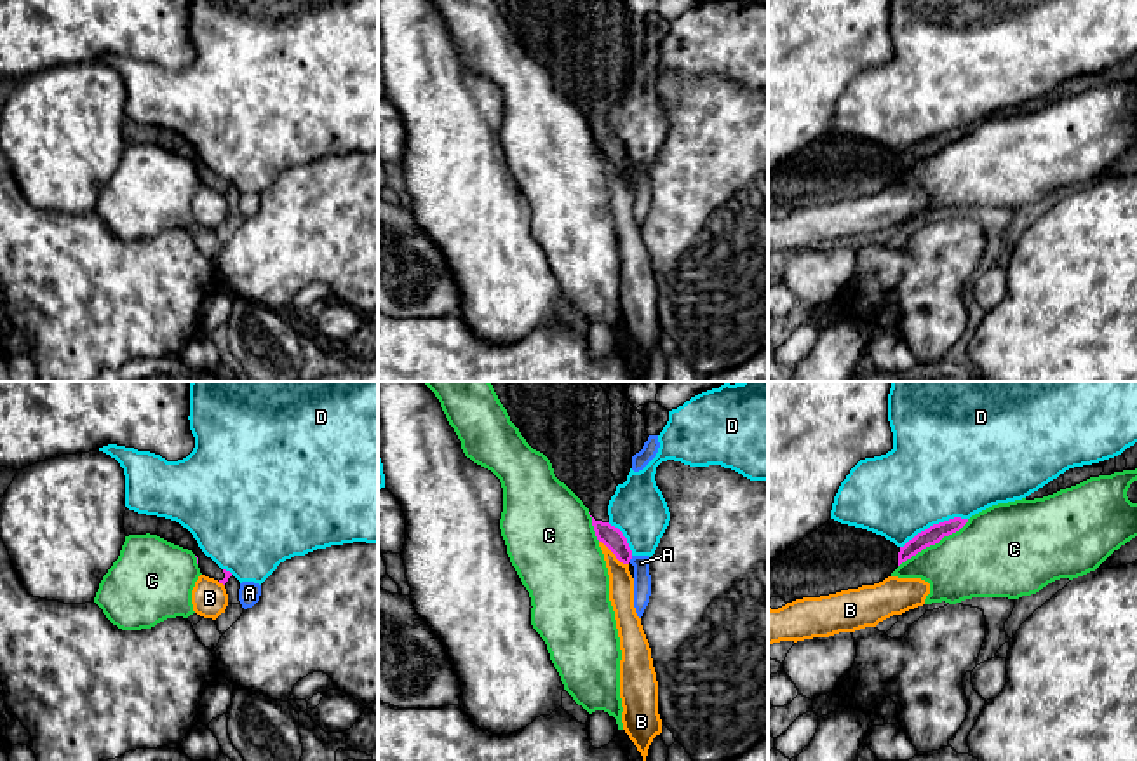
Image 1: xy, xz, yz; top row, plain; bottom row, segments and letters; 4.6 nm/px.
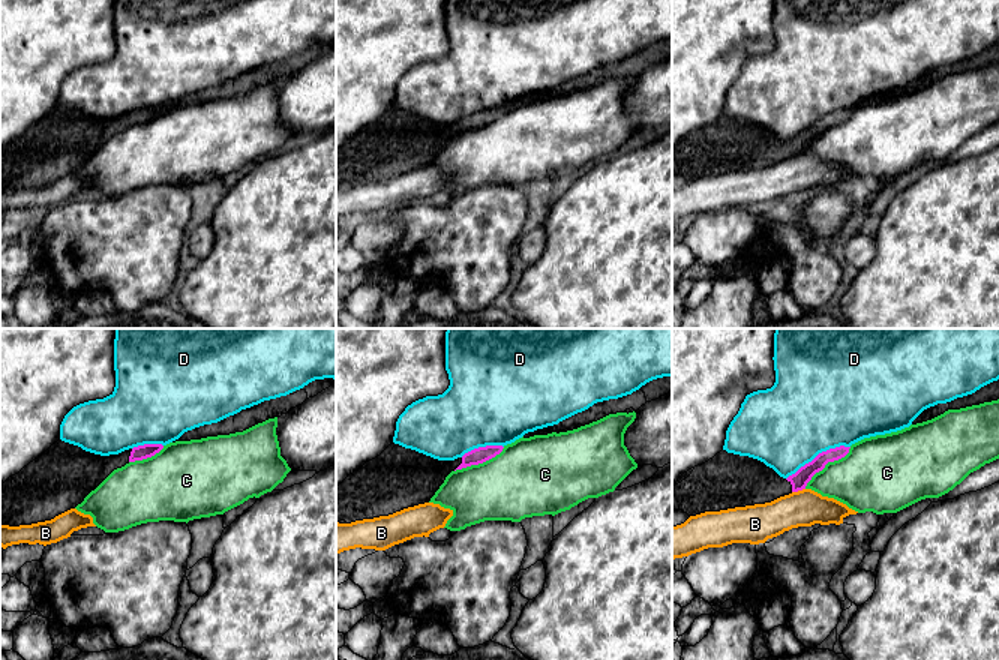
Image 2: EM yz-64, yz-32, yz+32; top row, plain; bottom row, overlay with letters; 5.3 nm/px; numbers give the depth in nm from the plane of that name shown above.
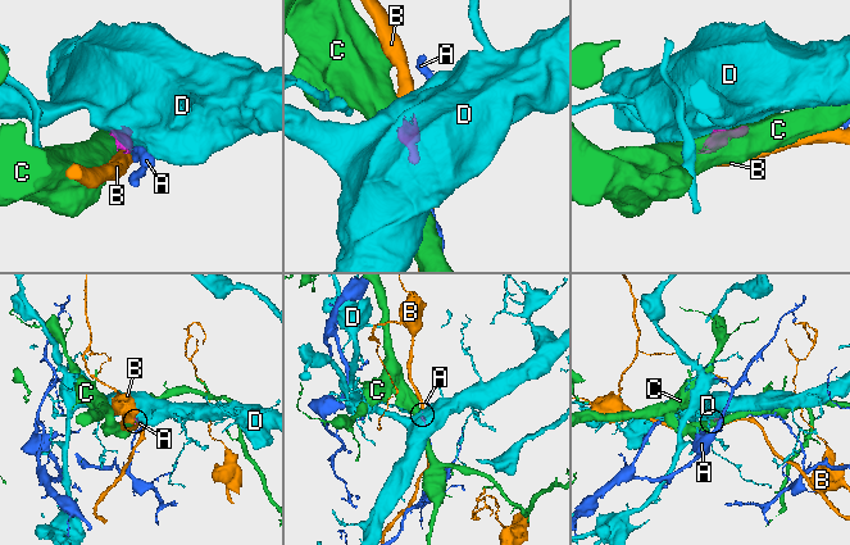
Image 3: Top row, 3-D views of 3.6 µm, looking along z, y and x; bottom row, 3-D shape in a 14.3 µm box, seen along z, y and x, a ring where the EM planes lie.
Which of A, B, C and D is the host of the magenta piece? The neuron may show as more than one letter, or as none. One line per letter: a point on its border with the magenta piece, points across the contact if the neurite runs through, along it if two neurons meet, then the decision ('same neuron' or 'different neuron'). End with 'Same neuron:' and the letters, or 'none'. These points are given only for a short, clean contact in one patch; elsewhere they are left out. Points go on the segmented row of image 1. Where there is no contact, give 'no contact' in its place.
A: xz (631, 558) | along xz (632, 556), (629, 561) | different neuron
B: xz (613, 552) | along xz (599, 540), (627, 565) | different neuron
C: yz (934, 544) | different neuron
D: yz (934, 525) | different neuron
Same neuron: none

